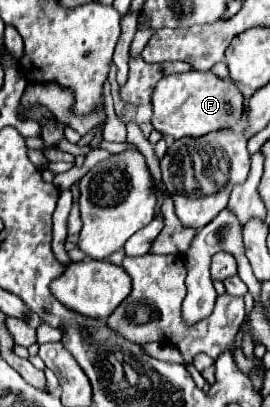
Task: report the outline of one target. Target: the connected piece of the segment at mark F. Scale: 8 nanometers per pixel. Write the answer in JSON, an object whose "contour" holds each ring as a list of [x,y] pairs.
{"contour":[[[182,72],[164,76],[152,94],[152,126],[164,136],[184,138],[184,136],[204,136],[216,130],[234,128],[244,114],[244,94],[232,80],[220,80],[214,72]]]}

